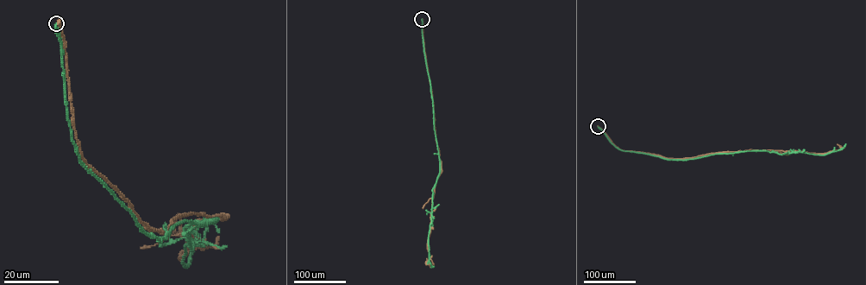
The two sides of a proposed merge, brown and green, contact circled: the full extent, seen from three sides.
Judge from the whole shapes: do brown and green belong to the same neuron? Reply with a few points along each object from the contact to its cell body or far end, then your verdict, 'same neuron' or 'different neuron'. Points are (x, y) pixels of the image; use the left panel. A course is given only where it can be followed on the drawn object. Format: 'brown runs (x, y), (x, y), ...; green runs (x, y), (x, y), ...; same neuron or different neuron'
brown runs (57, 23), (85, 162), (149, 229), (228, 216), (189, 227), (180, 258), (196, 237), (178, 213); green runs (56, 23), (82, 162), (160, 240), (217, 220), (185, 229), (184, 266), (206, 221), (219, 233); different neuron

